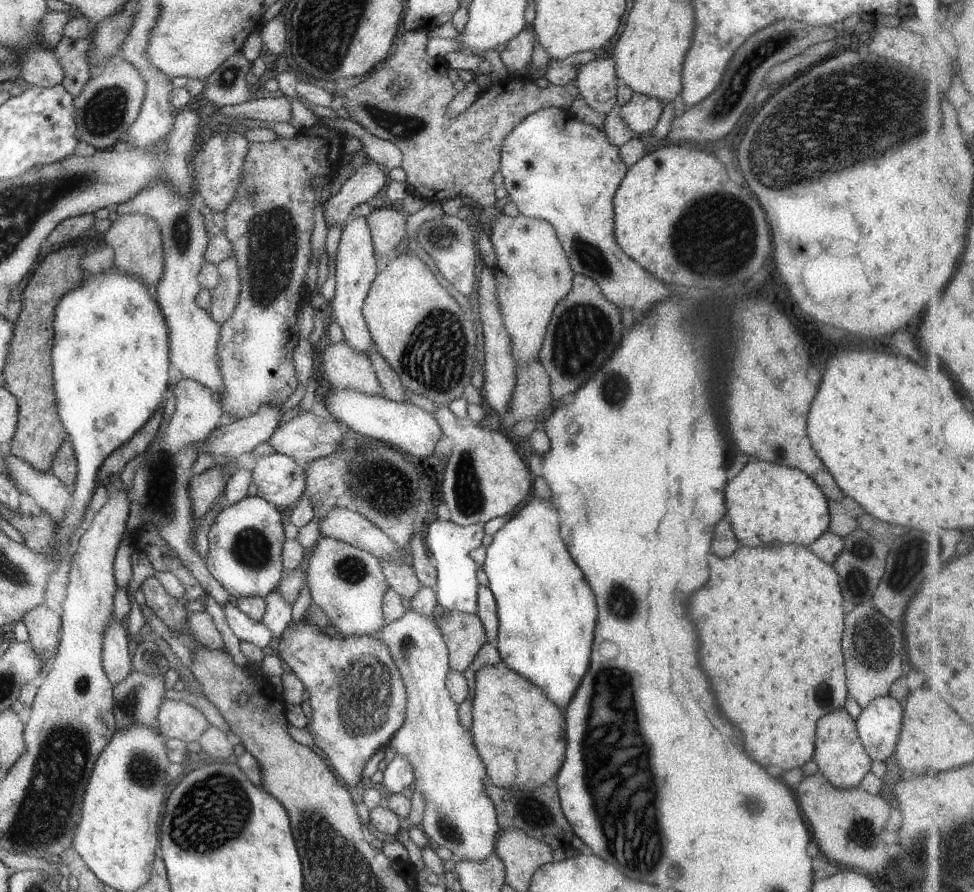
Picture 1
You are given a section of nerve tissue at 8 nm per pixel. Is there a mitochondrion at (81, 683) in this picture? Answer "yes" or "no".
yes

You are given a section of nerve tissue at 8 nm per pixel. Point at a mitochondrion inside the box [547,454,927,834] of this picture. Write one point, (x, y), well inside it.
(870, 634)

